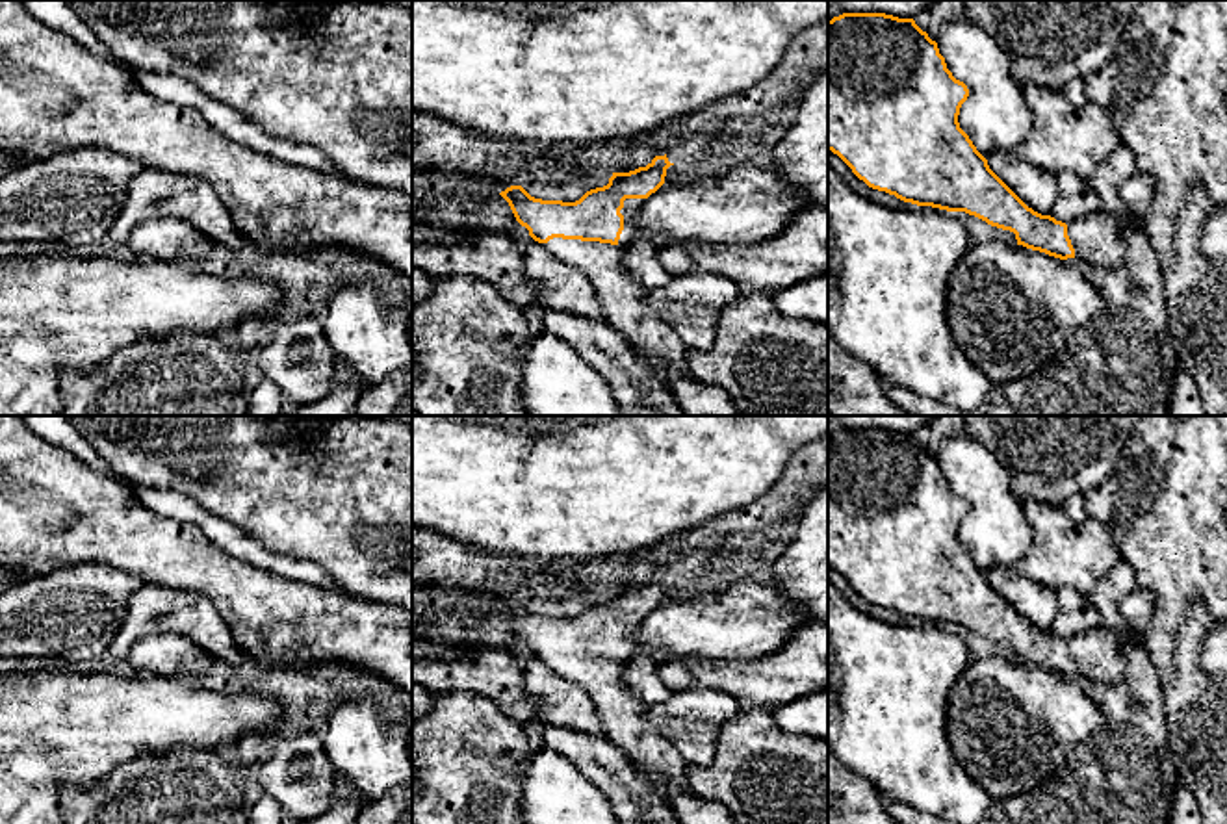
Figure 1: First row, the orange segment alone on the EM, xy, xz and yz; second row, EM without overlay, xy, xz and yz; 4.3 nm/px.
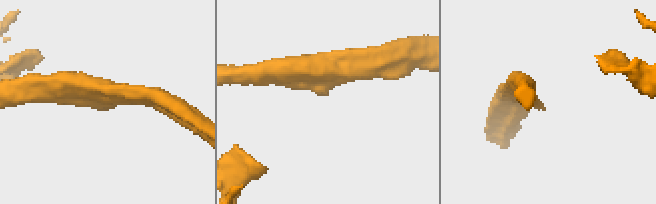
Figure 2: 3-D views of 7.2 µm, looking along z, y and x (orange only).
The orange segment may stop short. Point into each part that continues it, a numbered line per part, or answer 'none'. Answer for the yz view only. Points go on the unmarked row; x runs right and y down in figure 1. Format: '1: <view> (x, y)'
1: yz (1099, 657)

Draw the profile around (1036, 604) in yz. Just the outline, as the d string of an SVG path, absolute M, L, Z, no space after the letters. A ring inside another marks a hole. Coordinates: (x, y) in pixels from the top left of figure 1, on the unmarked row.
M999 566L988 573L989 585L1034 627L1053 631L1058 611L1056 590L1023 577L1012 566Z

